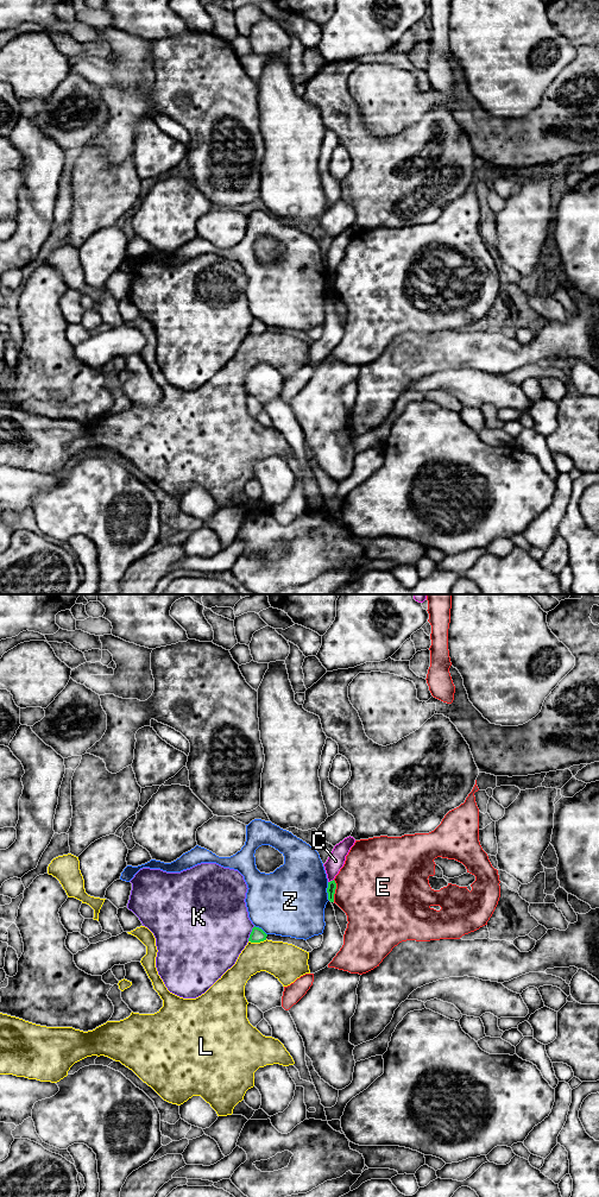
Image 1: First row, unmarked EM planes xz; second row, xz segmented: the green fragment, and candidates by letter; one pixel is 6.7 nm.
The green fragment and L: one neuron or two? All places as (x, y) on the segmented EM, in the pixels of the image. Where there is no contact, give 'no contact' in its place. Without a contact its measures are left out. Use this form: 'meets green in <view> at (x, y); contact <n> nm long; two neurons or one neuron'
meets green in xz at (257, 942); contact 130 nm long; two neurons

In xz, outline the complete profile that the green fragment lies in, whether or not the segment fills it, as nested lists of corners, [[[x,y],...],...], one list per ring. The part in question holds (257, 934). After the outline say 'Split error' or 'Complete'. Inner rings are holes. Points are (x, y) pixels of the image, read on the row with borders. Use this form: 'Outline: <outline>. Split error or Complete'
Outline: [[[253,927],[250,934],[248,941],[251,943],[260,943],[266,940],[267,934],[259,927]]]. Complete

